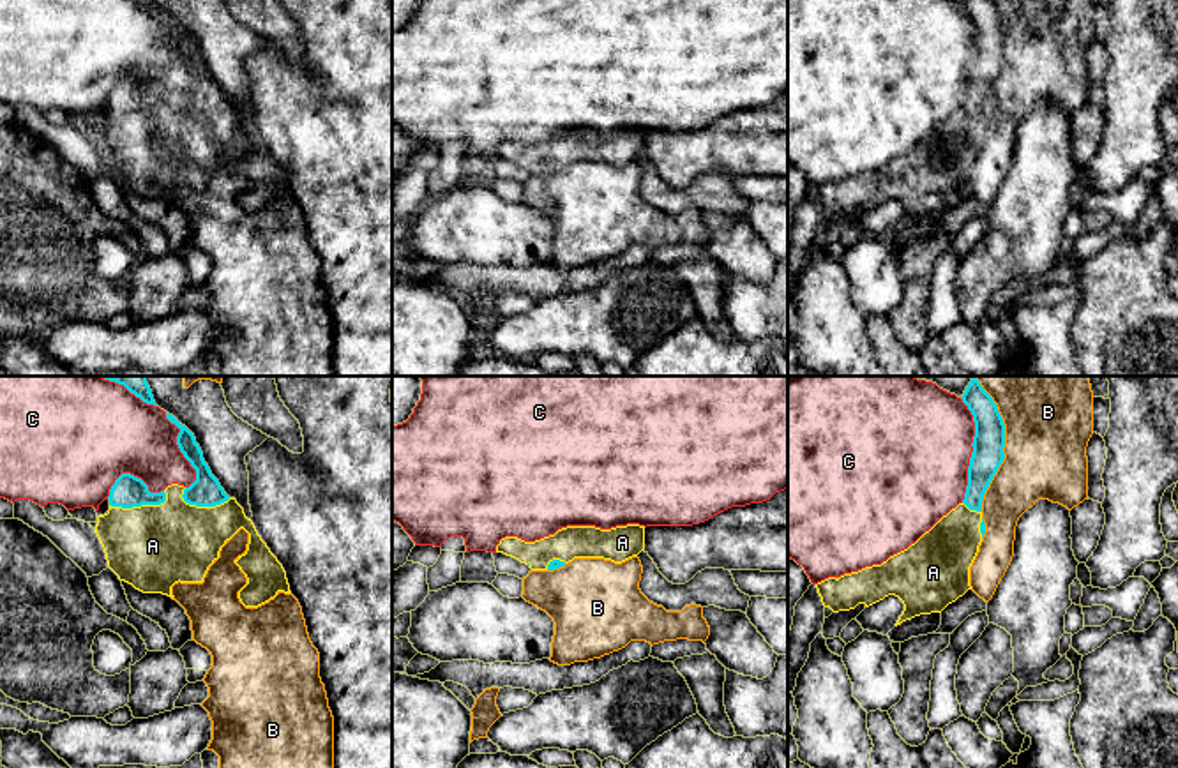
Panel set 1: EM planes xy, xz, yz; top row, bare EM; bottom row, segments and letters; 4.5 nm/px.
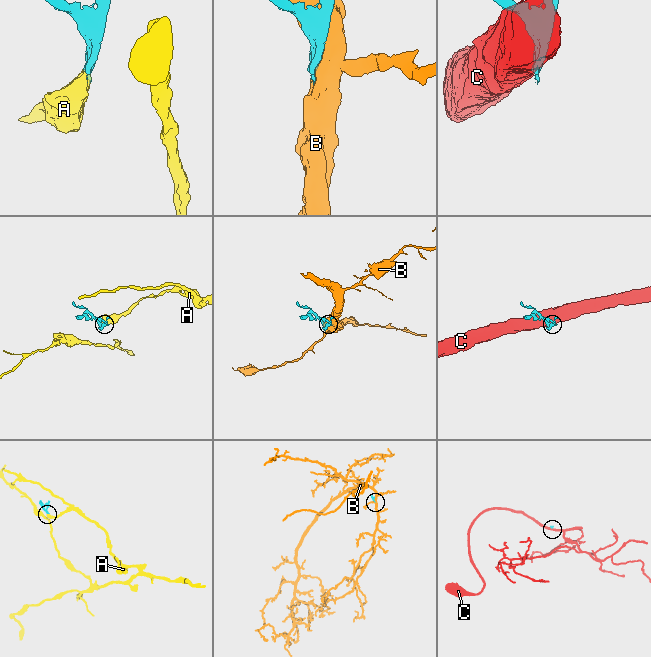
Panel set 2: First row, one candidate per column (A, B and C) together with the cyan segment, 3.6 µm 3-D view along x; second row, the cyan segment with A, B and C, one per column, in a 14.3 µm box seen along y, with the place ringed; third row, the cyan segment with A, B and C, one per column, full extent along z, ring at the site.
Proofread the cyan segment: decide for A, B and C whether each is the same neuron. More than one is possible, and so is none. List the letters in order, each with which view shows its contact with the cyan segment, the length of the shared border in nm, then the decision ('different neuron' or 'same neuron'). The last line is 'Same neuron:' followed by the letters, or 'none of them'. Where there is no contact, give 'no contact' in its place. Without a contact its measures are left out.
A: meets cyan in xy; contact 280 nm long; same neuron
B: meets cyan in yz; contact 600 nm long; different neuron
C: meets cyan in yz; contact 480 nm long; different neuron
Same neuron: A

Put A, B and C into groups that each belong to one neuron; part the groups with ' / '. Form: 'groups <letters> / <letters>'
groups A / B / C

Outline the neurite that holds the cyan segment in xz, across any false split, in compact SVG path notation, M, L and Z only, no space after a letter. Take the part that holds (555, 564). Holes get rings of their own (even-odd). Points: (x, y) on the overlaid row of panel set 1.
M627 524L611 530L595 526L567 526L535 542L505 537L496 546L503 553L526 563L532 570L555 570L574 558L604 558L622 563L645 549L645 526Z

